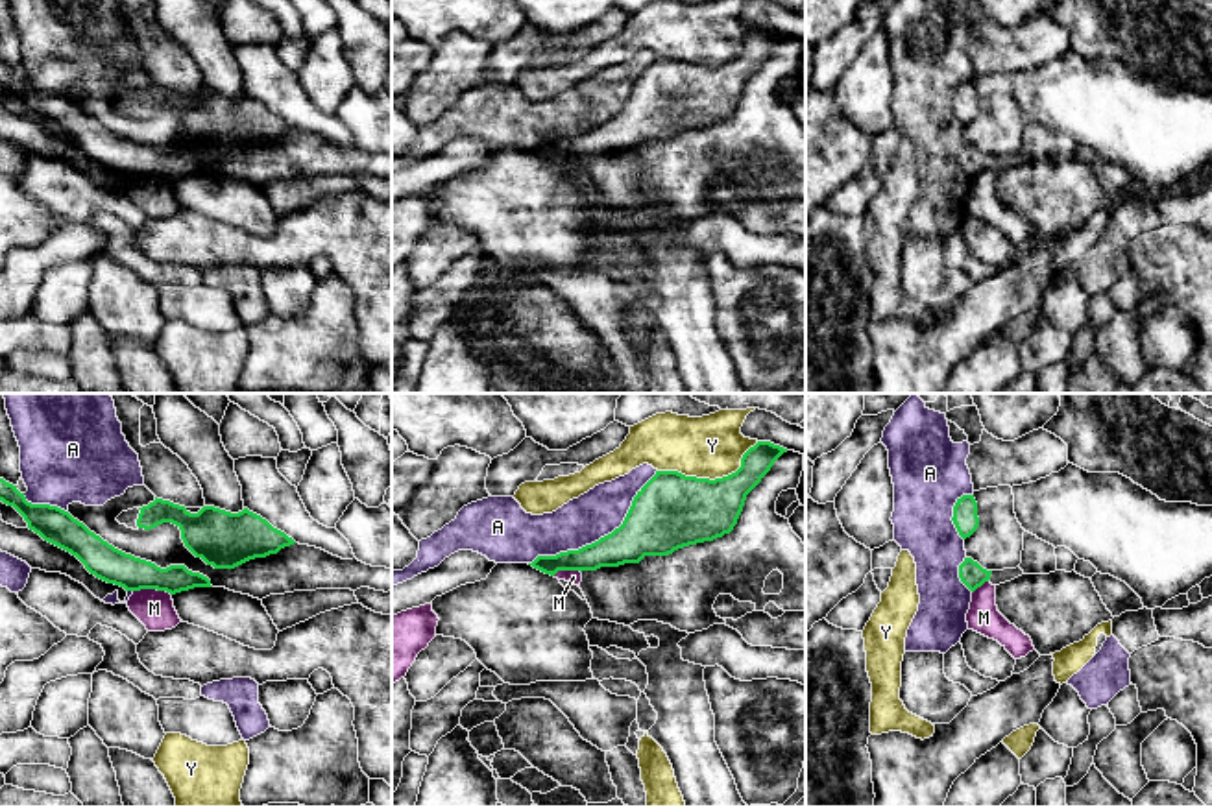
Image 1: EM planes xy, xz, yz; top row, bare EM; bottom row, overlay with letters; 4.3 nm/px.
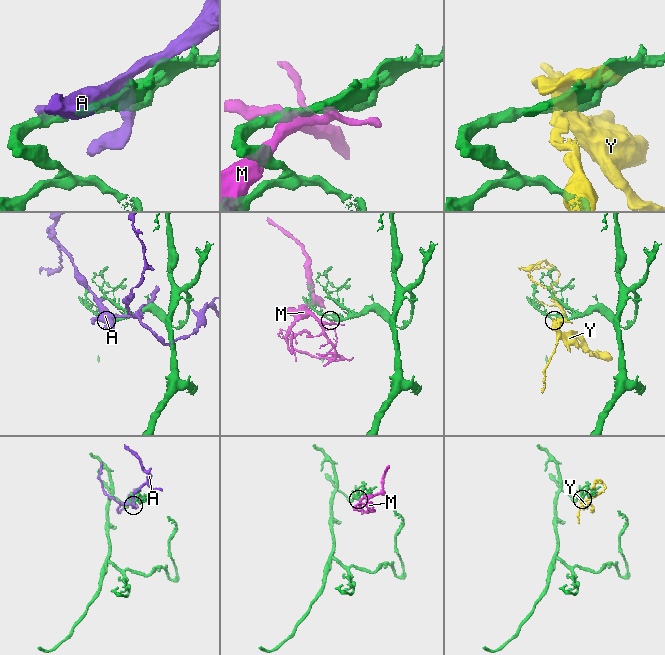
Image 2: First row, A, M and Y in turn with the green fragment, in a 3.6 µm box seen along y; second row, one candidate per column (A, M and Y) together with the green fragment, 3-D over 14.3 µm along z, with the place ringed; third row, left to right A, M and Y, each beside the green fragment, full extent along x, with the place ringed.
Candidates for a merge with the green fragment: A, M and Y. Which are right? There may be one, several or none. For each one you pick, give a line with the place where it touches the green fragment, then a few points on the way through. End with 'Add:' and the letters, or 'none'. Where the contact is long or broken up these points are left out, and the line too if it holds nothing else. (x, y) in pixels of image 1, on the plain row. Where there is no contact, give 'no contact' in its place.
Add: none

